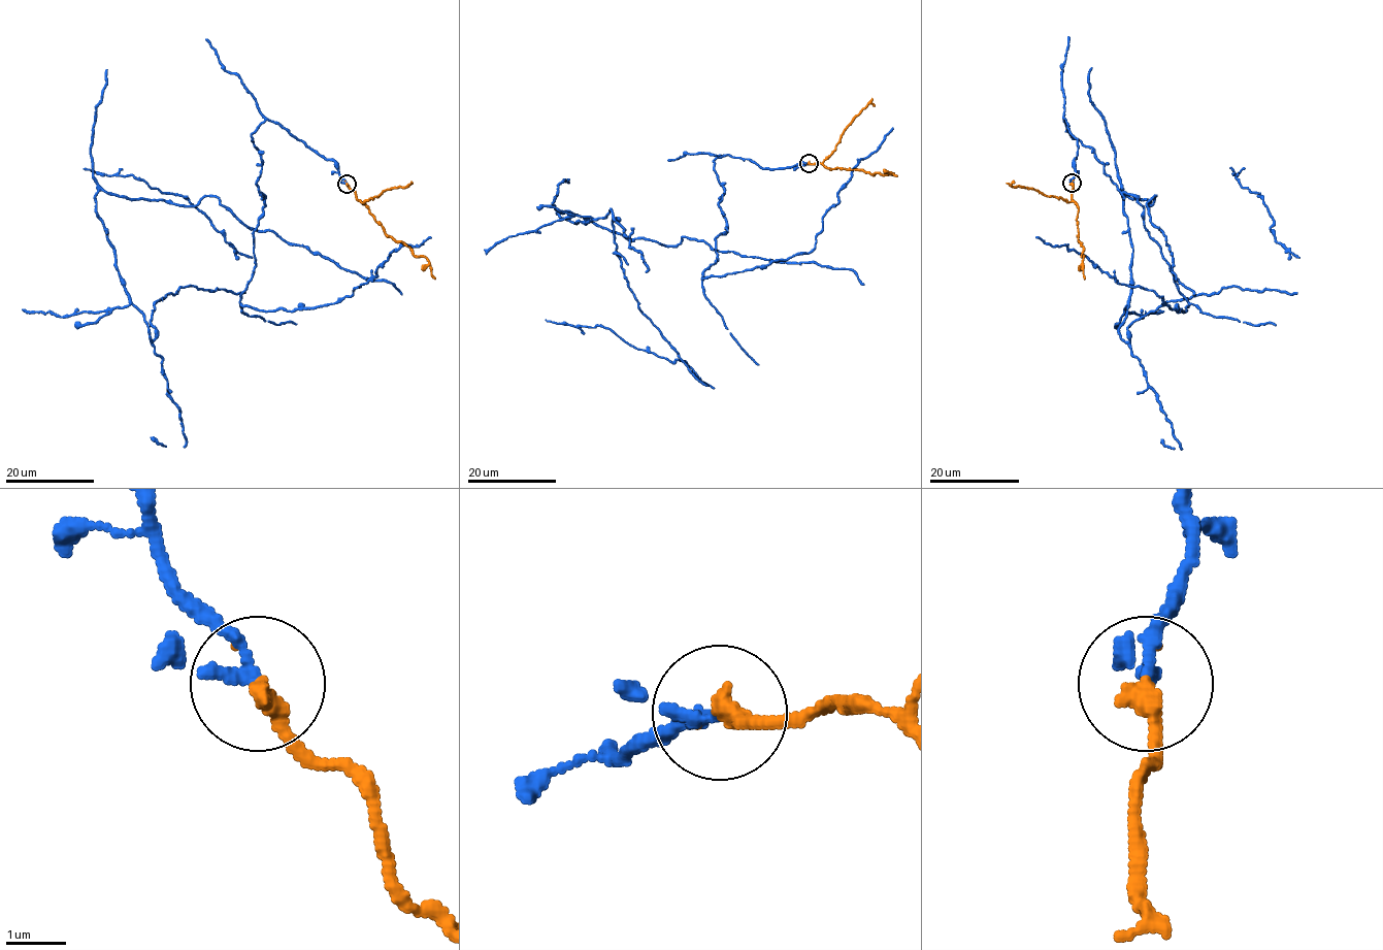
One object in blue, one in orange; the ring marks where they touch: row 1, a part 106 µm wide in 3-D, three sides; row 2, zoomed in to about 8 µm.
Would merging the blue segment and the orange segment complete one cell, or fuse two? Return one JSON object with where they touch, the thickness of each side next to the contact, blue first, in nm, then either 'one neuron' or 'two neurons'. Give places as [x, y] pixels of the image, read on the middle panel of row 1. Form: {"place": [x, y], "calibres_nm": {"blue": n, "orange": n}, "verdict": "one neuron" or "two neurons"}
{"place": [809, 163], "calibres_nm": {"blue": 180, "orange": 320}, "verdict": "one neuron"}

